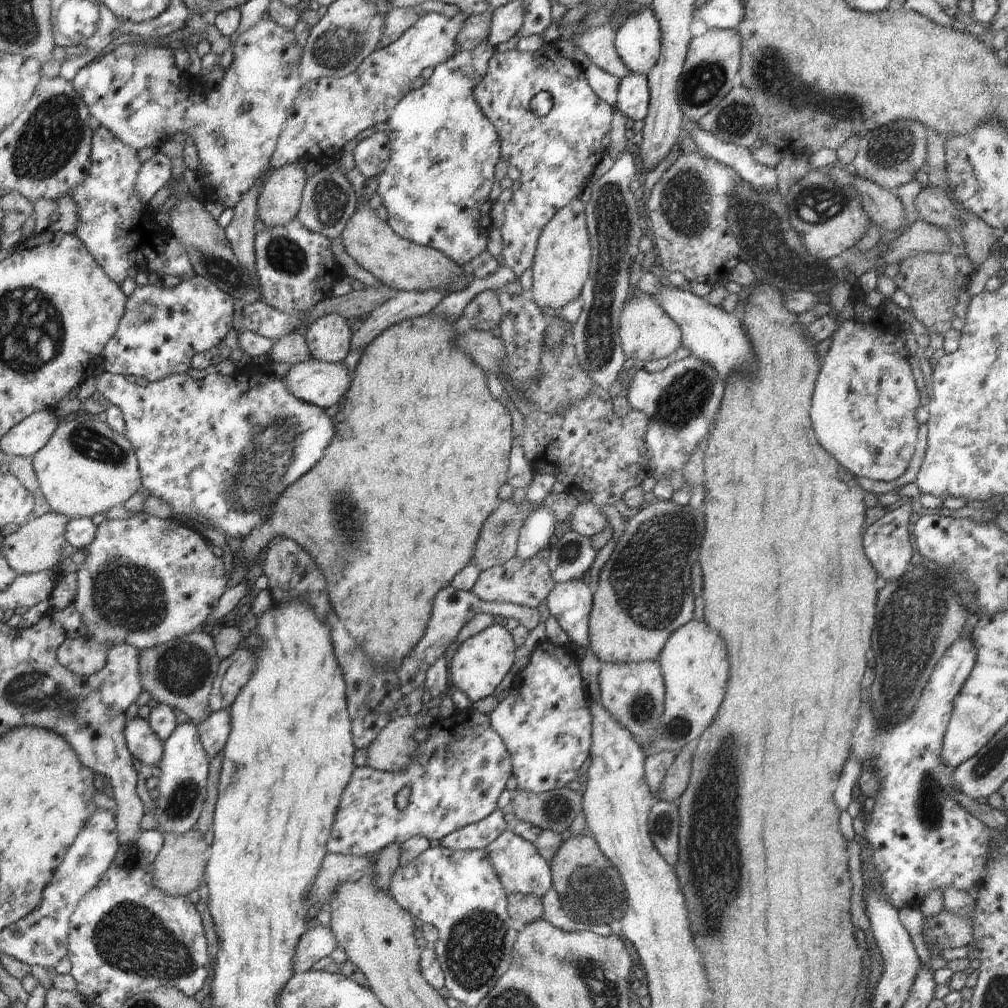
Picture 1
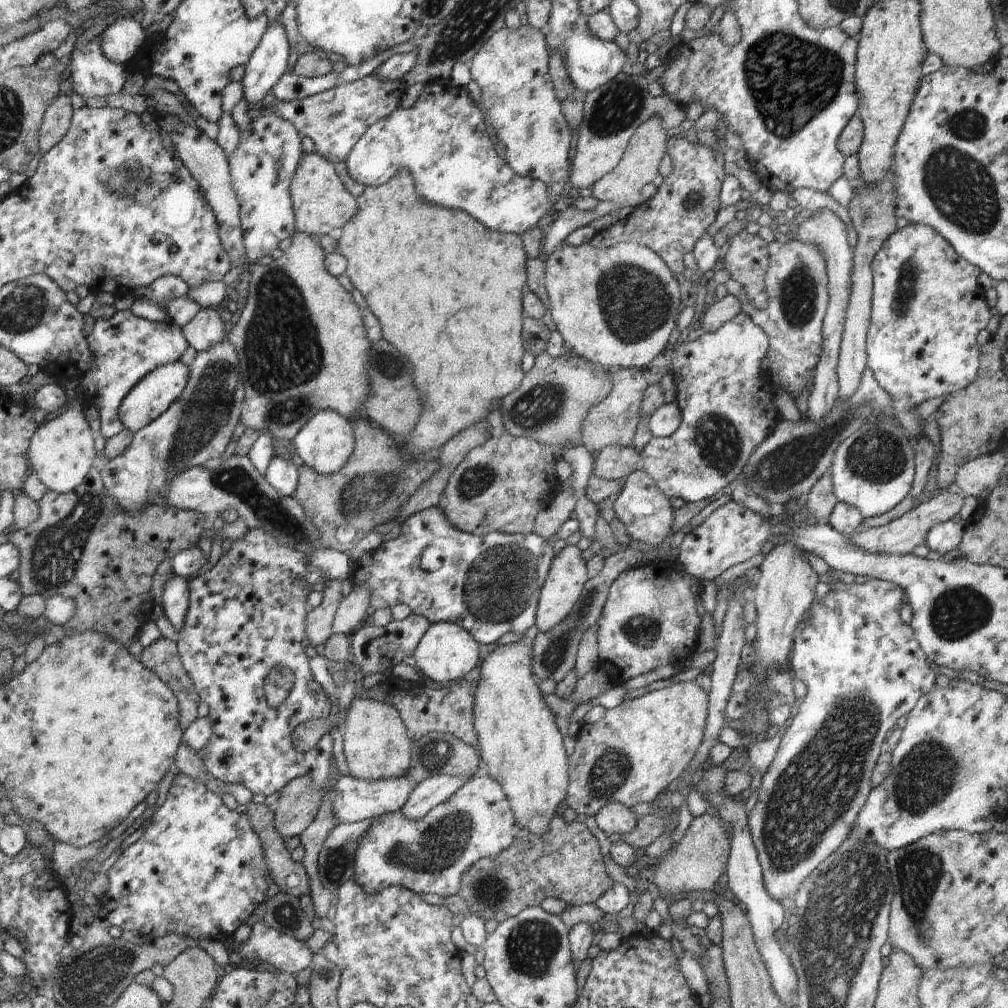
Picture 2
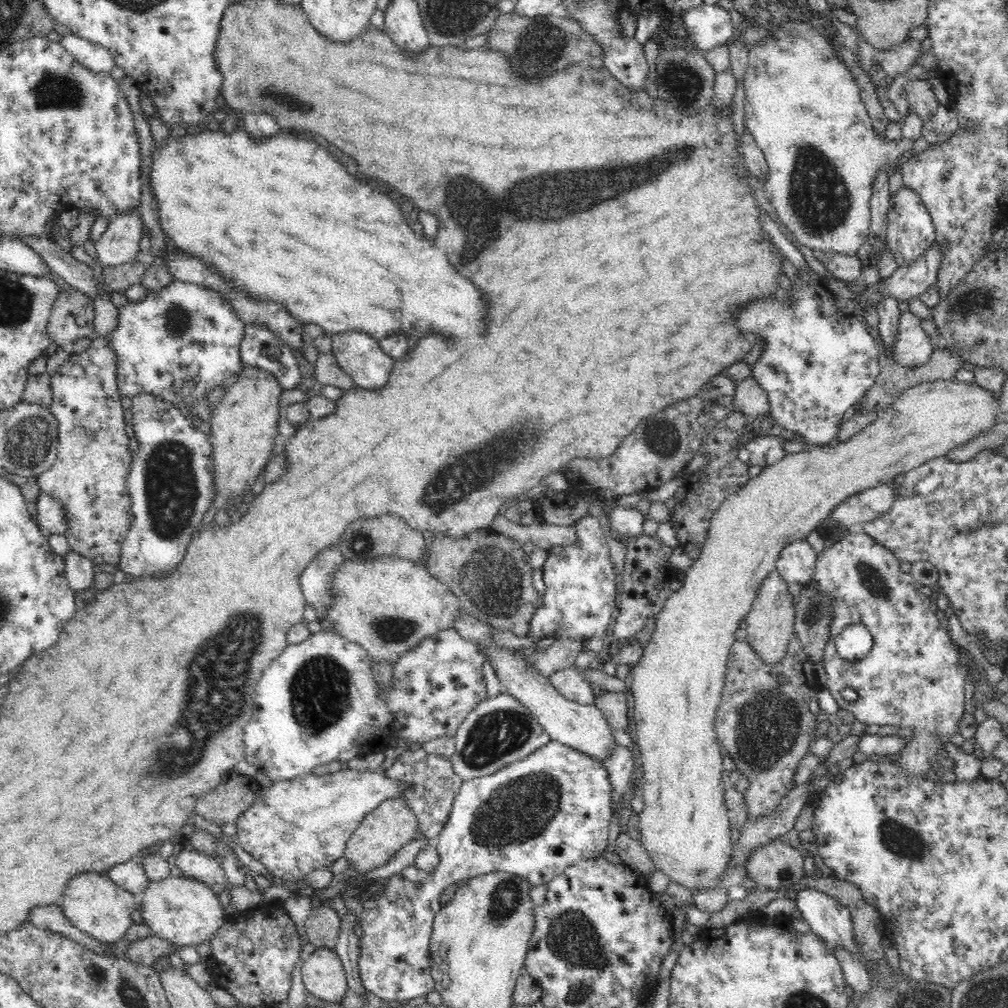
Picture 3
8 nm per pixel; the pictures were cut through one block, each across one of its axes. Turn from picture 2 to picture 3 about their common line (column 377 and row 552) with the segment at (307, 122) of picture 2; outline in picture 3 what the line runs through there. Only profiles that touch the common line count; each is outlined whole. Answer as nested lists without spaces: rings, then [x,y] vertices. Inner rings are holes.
[[[95,336],[91,342],[90,347],[84,352],[72,353],[69,359],[59,366],[59,370],[51,374],[51,388],[52,388],[52,402],[49,406],[52,414],[58,419],[58,440],[59,440],[59,453],[57,454],[56,462],[50,469],[46,469],[35,480],[41,488],[41,492],[53,496],[59,504],[65,509],[68,518],[68,530],[65,532],[65,537],[68,540],[69,548],[78,554],[90,559],[96,566],[102,567],[103,565],[113,564],[118,567],[120,564],[120,548],[122,542],[132,526],[132,515],[130,515],[130,508],[132,508],[132,497],[128,494],[127,478],[130,472],[130,462],[132,462],[133,452],[130,451],[128,446],[128,435],[126,435],[126,420],[124,419],[124,406],[120,401],[120,391],[118,391],[117,373],[118,370],[118,355],[114,351],[114,347],[110,345],[110,341],[106,337]]]

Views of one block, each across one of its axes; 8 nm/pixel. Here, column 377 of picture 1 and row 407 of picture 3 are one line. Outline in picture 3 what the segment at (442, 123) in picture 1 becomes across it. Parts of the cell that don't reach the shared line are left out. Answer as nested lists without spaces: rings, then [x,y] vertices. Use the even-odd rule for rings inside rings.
[[[173,280],[168,286],[160,288],[158,291],[149,292],[144,300],[140,302],[127,301],[125,304],[118,305],[118,328],[106,337],[110,341],[110,345],[114,347],[116,355],[118,355],[118,370],[116,370],[118,379],[118,391],[120,391],[120,398],[127,396],[130,400],[138,393],[152,393],[166,401],[174,403],[178,406],[188,406],[188,410],[196,404],[201,398],[207,396],[208,390],[213,390],[215,386],[222,385],[232,375],[241,372],[244,368],[243,360],[240,356],[240,343],[245,333],[245,324],[235,315],[233,308],[229,302],[222,300],[213,290],[208,290],[198,284],[191,282],[182,282],[181,280]]]

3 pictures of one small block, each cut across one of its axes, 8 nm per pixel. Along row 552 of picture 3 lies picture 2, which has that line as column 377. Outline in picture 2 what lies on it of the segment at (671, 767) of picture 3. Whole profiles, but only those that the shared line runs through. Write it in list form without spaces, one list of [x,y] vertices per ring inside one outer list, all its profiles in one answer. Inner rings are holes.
[[[356,692],[341,731],[350,775],[369,781],[406,776],[411,763],[413,741],[409,738],[400,713],[390,703],[363,697],[363,694]]]

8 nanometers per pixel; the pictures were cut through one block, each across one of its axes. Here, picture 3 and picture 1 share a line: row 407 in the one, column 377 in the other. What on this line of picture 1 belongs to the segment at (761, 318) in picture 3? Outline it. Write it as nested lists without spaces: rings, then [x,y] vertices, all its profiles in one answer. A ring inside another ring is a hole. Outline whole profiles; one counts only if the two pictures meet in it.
[[[472,706],[464,710],[456,709],[452,716],[436,719],[429,729],[428,740],[424,744],[418,743],[420,754],[414,756],[410,766],[400,772],[378,771],[368,765],[354,767],[351,782],[344,788],[334,816],[334,826],[325,846],[328,853],[371,856],[388,844],[401,844],[412,836],[424,836],[431,843],[438,843],[447,834],[478,822],[497,809],[498,797],[513,770],[504,741],[492,728],[489,715],[478,713]],[[402,788],[410,788],[412,793],[406,808],[400,810],[395,796]]]

